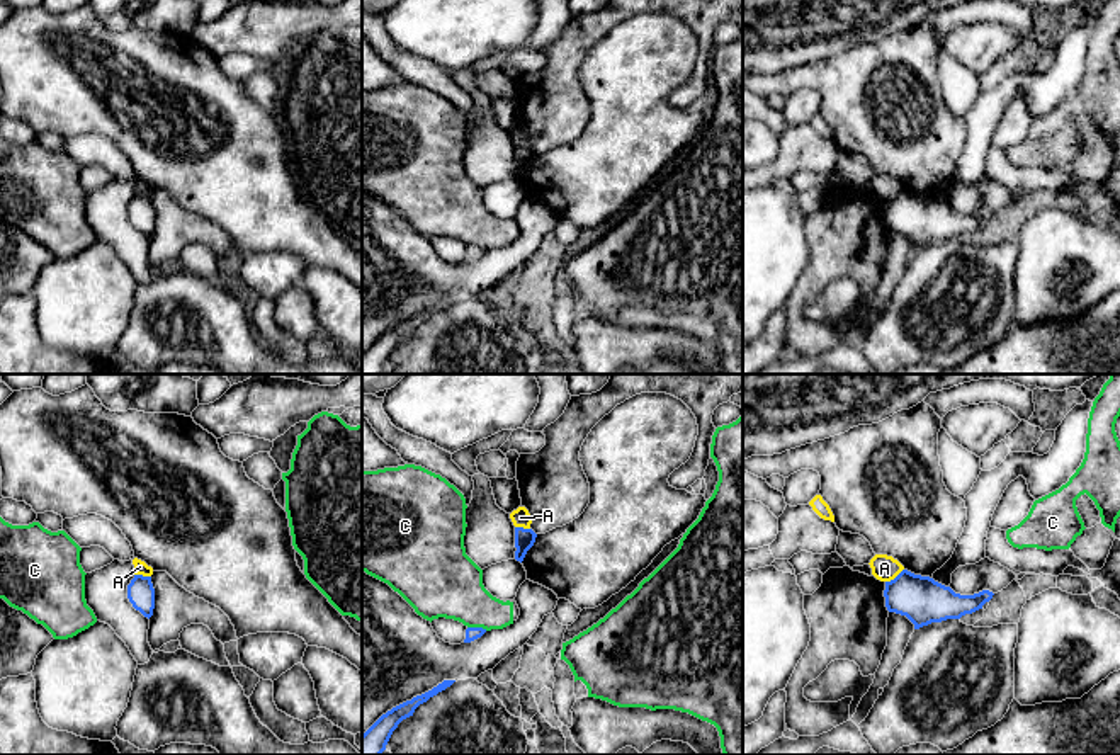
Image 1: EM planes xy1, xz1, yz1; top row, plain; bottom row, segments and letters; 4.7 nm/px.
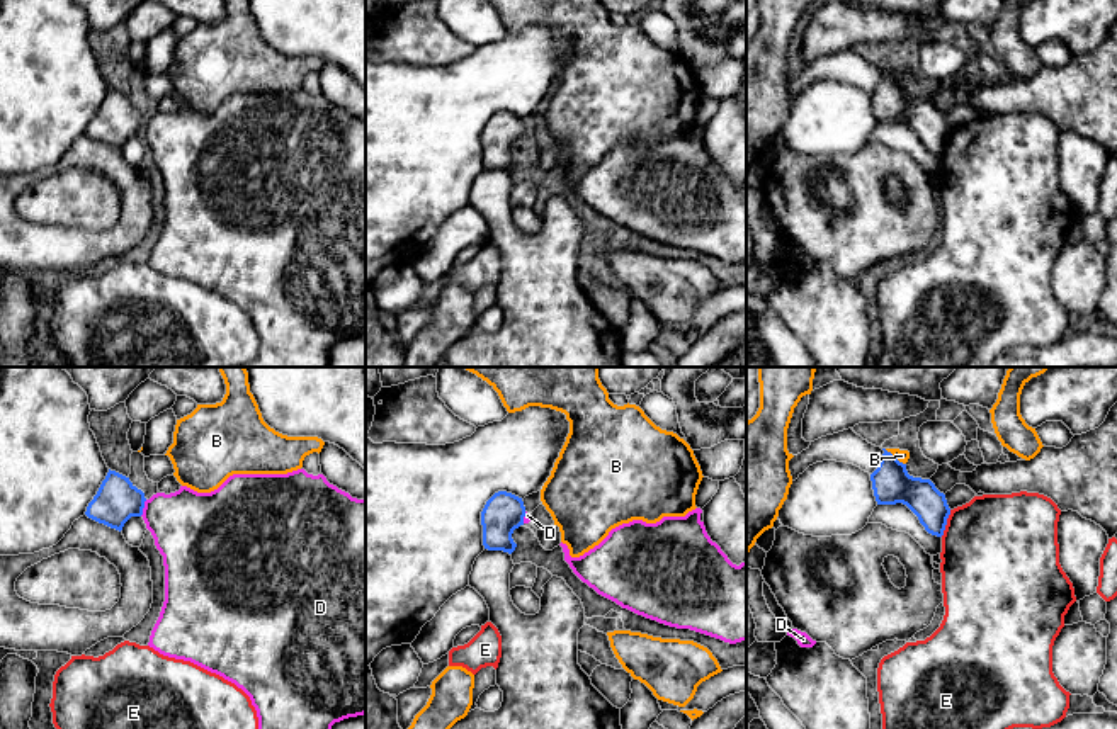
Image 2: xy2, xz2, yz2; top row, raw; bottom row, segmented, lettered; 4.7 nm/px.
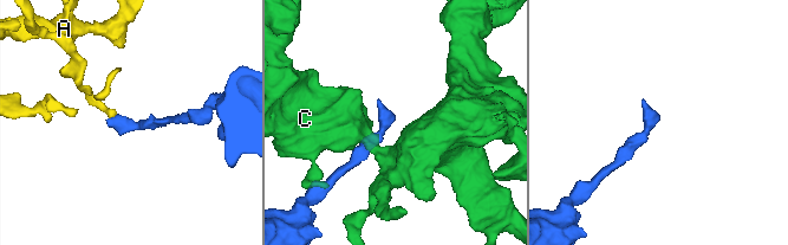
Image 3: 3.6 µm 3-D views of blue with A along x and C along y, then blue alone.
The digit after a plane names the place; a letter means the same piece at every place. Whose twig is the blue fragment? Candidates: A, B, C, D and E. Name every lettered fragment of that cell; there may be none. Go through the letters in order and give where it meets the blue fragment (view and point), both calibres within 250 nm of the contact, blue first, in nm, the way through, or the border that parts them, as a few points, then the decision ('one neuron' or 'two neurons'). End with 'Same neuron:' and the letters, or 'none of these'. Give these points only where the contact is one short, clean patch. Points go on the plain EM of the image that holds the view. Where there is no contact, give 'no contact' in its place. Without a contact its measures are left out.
A: yz1 (896, 196) | 220/120 nm | along yz1 (903, 187), (886, 201) | two neurons
B: yz2 (893, 75) | 190/60 nm | along yz2 (884, 68), (905, 84) | two neurons
C: xz1 (478, 247) | 60/320 nm | along xz1 (468, 245), (486, 249) | two neurons
D: xy2 (143, 126) | 200/360 nm | across xy2 (118, 119), (143, 126), (184, 141), (191, 148) | one neuron
E: yz2 (946, 143) | 160/480 nm | along yz2 (951, 129), (941, 155) | two neurons
Same neuron: D

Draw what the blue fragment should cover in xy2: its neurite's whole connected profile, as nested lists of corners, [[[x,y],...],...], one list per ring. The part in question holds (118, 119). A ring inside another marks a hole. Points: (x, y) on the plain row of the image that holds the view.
[[[109,88],[85,134],[119,151],[131,136],[145,139],[165,185],[165,221],[148,265],[163,275],[216,292],[250,316],[258,336],[258,353],[241,367],[328,367],[335,342],[366,333],[366,119],[352,117],[330,104],[323,93],[313,95],[304,88],[287,93],[233,93],[211,112],[180,105],[175,112],[156,112],[146,119],[129,97]]]

